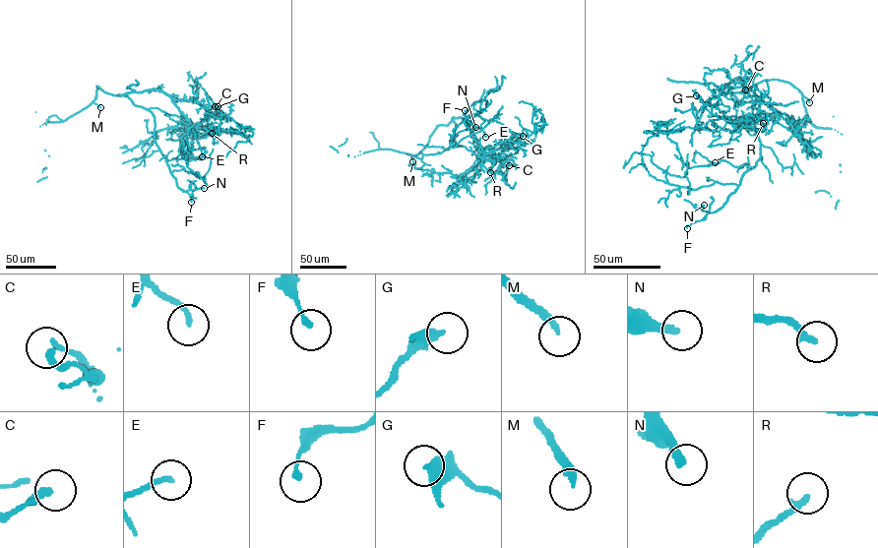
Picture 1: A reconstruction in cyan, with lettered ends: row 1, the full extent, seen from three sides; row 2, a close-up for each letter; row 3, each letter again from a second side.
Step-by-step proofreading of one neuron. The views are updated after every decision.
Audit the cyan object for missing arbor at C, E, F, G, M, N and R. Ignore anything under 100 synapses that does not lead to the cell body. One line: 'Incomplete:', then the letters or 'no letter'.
Incomplete: M, N

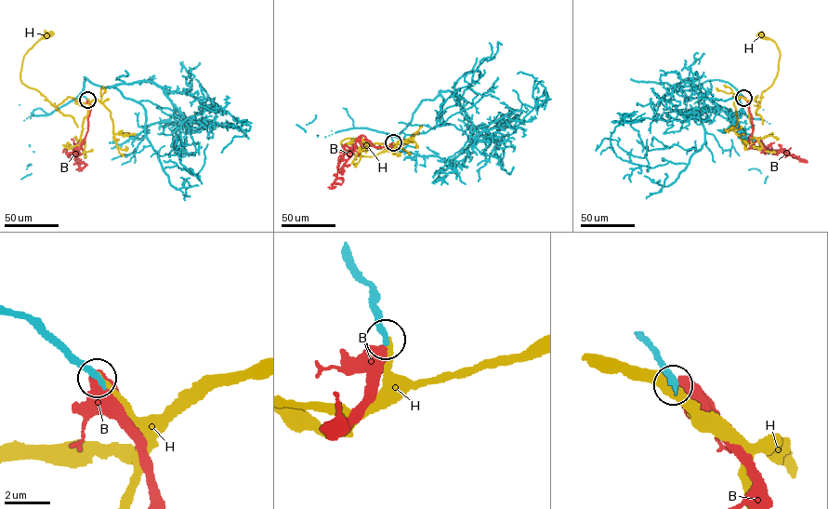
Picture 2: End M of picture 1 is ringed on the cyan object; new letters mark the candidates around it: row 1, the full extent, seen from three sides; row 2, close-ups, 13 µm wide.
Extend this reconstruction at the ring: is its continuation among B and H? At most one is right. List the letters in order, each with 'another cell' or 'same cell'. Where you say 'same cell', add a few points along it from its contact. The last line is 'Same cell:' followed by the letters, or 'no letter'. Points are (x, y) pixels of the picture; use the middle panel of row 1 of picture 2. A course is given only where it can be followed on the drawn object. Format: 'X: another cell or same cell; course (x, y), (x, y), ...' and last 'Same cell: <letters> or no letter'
B: another cell
H: another cell
Same cell: no letter

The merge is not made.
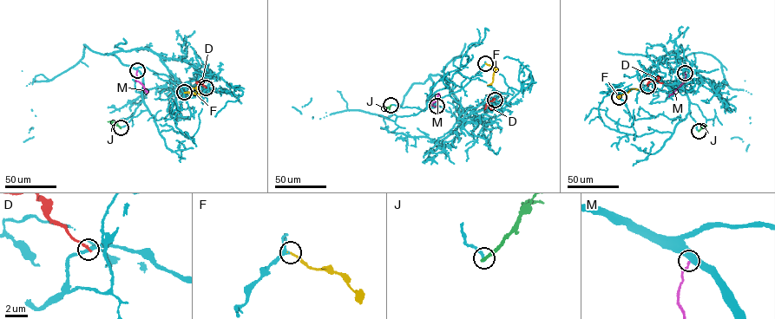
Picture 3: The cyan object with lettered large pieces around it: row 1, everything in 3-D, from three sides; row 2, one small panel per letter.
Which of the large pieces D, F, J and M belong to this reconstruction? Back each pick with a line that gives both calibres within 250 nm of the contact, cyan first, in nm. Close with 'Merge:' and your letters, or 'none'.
F: calibres 240 and 170 nm
Merge: F

